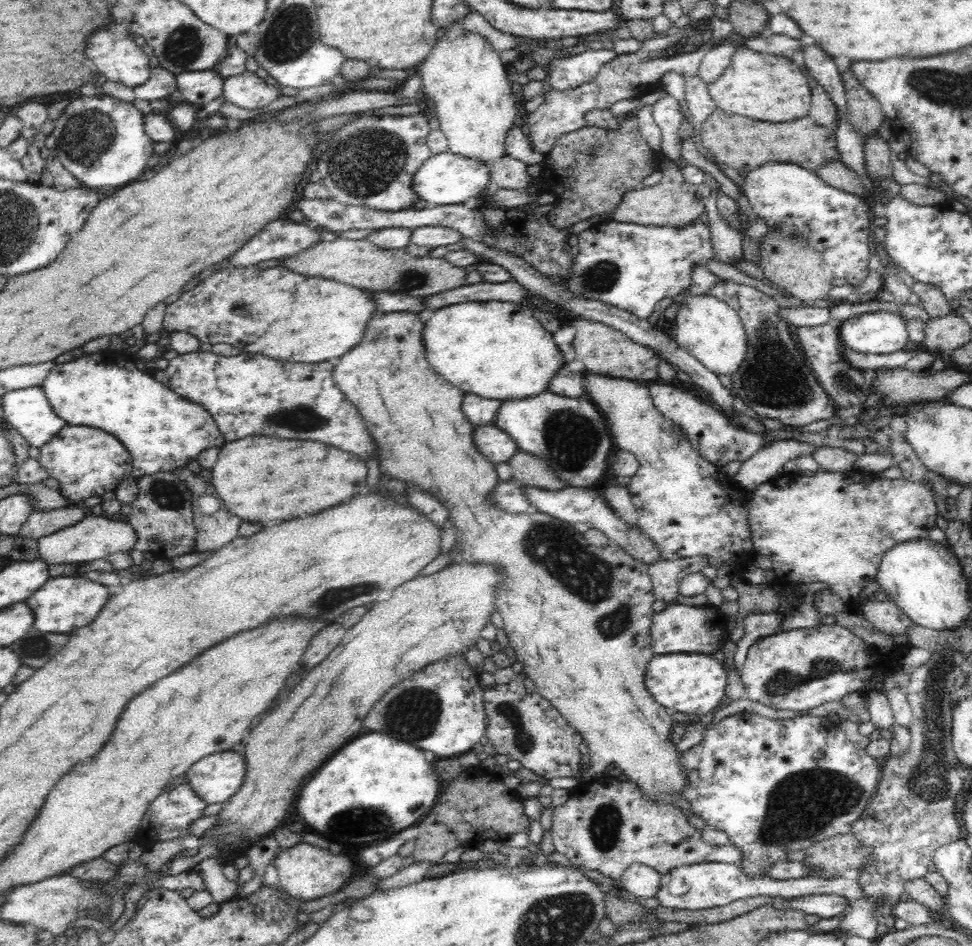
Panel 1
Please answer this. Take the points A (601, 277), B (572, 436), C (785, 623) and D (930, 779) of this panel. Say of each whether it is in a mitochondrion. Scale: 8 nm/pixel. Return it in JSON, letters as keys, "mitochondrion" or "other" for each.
{"A":"mitochondrion","B":"mitochondrion","C":"other","D":"mitochondrion"}

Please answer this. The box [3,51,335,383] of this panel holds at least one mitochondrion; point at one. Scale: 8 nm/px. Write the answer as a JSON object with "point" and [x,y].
{"point":[88,136]}

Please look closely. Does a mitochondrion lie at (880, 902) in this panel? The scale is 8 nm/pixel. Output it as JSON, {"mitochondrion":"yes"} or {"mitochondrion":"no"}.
{"mitochondrion":"yes"}

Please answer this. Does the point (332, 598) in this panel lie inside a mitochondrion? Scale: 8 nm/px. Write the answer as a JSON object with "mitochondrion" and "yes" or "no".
{"mitochondrion":"yes"}

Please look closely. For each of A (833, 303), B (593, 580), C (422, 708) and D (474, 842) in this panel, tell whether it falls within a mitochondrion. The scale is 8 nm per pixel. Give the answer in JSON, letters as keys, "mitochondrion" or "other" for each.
{"A":"other","B":"mitochondrion","C":"mitochondrion","D":"other"}

